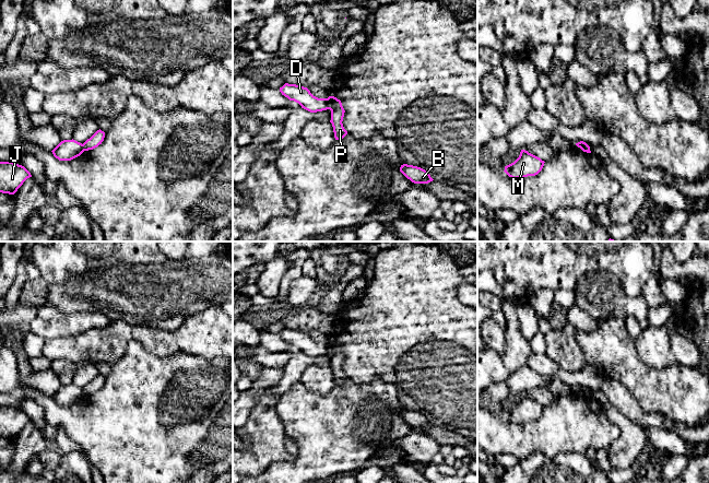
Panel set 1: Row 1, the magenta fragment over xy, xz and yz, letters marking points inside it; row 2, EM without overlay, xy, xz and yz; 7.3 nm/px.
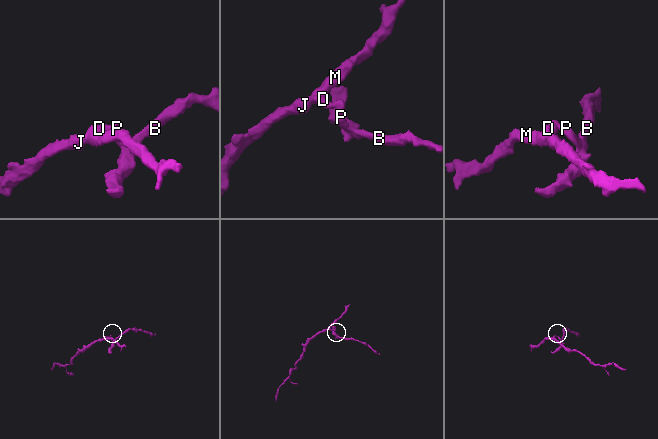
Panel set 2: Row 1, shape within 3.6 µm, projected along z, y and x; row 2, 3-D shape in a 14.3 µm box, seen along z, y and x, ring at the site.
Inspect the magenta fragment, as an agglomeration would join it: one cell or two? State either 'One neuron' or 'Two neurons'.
Two neurons

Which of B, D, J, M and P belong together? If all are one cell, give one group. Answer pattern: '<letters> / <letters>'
B P / D J M

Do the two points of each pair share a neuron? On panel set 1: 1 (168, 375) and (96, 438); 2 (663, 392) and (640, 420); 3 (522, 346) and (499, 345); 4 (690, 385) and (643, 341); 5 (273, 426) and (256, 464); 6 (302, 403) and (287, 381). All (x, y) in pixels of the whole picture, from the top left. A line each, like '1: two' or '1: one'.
1: one
2: two
3: two
4: two
5: one
6: two

